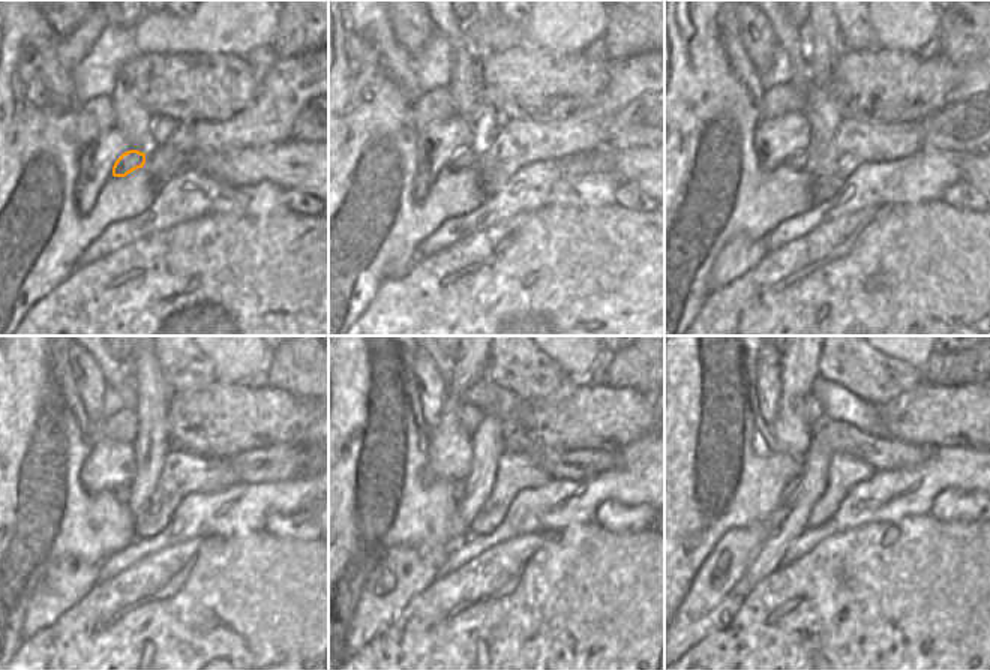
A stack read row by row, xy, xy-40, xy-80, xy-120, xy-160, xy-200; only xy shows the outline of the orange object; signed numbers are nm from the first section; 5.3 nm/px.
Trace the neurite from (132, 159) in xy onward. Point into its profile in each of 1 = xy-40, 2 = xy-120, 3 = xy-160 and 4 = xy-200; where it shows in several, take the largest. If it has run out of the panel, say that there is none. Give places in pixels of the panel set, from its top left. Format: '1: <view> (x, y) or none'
1: xy-40 (464, 159)
2: xy-120 (123, 495)
3: xy-160 (458, 492)
4: xy-200 (792, 487)

